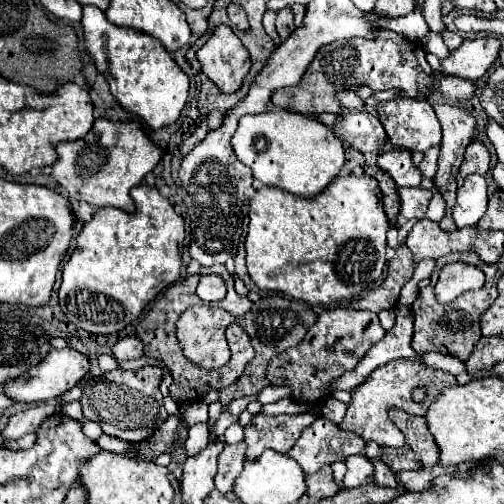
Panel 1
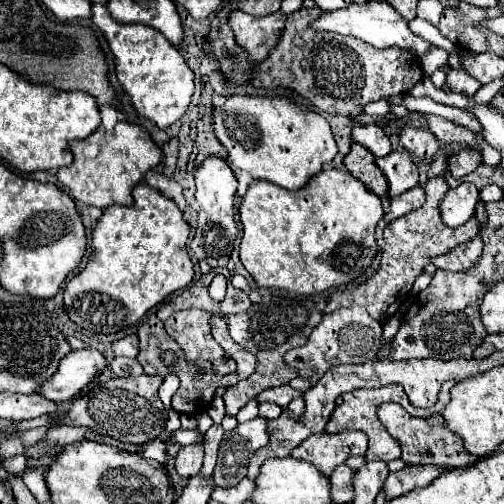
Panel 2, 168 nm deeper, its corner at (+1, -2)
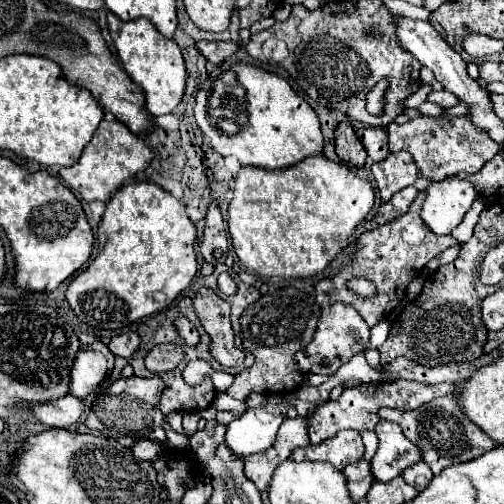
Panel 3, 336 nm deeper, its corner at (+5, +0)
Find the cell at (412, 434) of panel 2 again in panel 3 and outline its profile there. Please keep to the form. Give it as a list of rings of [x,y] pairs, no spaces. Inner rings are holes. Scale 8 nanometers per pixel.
[[[456,394],[432,400],[432,404],[426,404],[412,412],[382,408],[378,412],[378,416],[380,416],[380,420],[396,422],[402,428],[404,436],[420,450],[422,460],[430,466],[432,474],[438,474],[446,466],[474,460],[496,446],[482,430],[478,430],[478,426],[470,424],[470,420],[466,420],[466,416],[462,416],[458,402],[456,402]]]

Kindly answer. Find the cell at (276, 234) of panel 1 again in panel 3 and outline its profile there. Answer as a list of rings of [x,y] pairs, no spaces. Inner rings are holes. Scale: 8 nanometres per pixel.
[[[310,156],[302,164],[282,172],[266,172],[262,168],[242,168],[234,180],[234,198],[228,206],[228,230],[240,266],[264,278],[314,278],[324,272],[350,244],[354,230],[366,220],[374,206],[374,186],[352,172],[348,166],[328,160],[326,156]]]

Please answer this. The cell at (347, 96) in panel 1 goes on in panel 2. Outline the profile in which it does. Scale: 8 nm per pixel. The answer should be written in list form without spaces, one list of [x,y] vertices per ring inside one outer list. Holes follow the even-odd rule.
[[[388,100],[372,102],[372,104],[366,106],[366,114],[370,114],[370,116],[384,116],[384,114],[390,114],[390,102],[388,102]]]

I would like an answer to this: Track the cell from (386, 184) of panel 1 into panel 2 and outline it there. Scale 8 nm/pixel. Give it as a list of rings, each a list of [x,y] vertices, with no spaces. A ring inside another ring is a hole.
[[[352,144],[348,156],[344,158],[344,166],[348,168],[348,172],[358,178],[360,182],[364,182],[374,194],[378,194],[380,198],[384,198],[388,194],[388,182],[384,178],[384,174],[378,170],[374,156],[370,154],[370,150],[366,150],[360,144]]]

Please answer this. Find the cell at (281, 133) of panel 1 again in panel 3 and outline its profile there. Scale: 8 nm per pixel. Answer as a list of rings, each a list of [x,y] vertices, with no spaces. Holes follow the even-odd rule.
[[[226,62],[210,72],[204,88],[200,88],[196,94],[194,118],[202,134],[208,138],[210,146],[222,156],[236,156],[242,166],[254,166],[262,170],[286,170],[302,162],[304,158],[322,154],[324,150],[320,120],[310,104],[302,96],[298,96],[284,78],[240,62]]]

